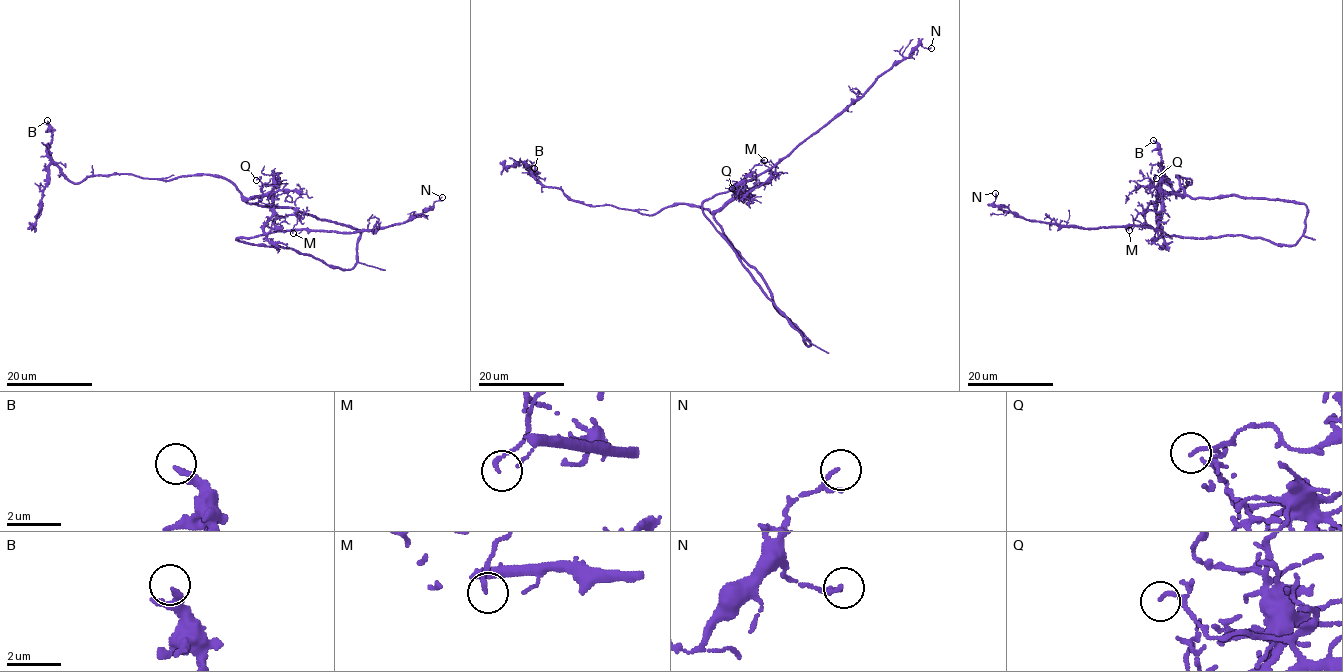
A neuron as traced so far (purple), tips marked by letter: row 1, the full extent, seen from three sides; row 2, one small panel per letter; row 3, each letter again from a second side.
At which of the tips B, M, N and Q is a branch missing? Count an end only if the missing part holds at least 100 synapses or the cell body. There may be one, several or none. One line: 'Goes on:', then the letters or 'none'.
Goes on: none

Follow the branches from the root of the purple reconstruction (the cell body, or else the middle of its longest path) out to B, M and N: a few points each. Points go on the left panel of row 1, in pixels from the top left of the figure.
B: (253, 197), (205, 174), (166, 180), (92, 174), (73, 183), (48, 151), (52, 129), (47, 120)
M: (253, 197), (268, 196), (272, 200), (272, 208), (279, 215), (295, 214), (299, 218), (293, 233)
N: (253, 197), (268, 196), (272, 200), (272, 216), (265, 233), (381, 229), (417, 217), (442, 197)

